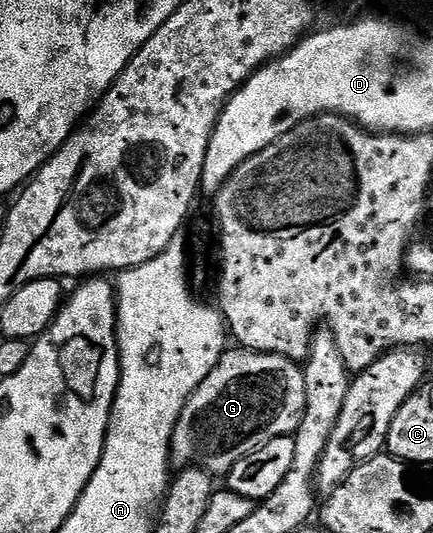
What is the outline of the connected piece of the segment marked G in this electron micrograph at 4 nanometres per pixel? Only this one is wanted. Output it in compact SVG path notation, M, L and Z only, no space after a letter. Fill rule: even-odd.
M227 349L223 351L212 373L204 377L196 393L188 397L176 421L174 436L170 442L171 464L178 469L200 467L215 477L229 476L236 461L248 457L248 453L260 449L276 437L293 435L300 421L304 421L305 408L304 370L297 362L279 355L265 355L259 351Z

